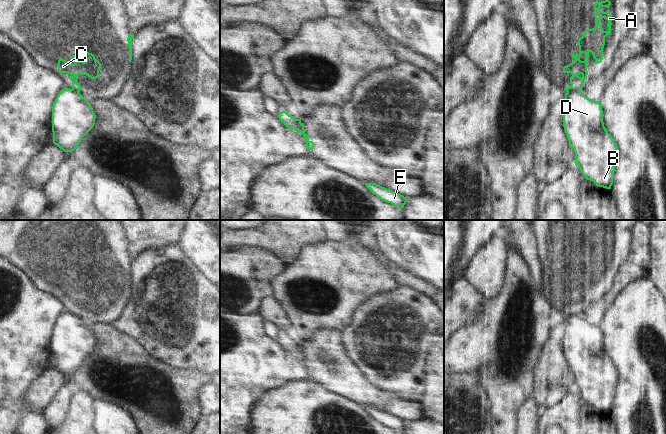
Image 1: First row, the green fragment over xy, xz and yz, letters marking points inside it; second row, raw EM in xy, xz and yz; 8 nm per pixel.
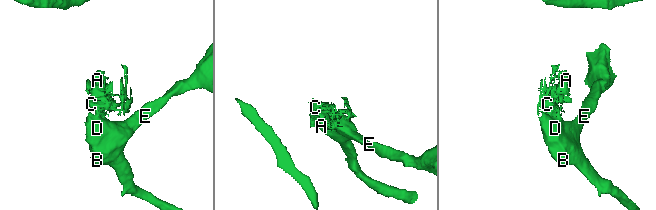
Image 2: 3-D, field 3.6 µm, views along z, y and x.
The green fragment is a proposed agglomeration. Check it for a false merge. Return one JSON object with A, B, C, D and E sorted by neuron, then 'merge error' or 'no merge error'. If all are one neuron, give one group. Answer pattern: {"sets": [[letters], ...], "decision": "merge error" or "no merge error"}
{"sets": [["A", "C"], ["B", "D", "E"]], "decision": "merge error"}

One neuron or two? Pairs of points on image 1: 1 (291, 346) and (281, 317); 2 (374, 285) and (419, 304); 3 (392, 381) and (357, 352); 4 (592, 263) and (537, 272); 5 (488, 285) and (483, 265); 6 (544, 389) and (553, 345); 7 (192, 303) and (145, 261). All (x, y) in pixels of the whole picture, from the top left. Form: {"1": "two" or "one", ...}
{"1": "two", "2": "two", "3": "one", "4": "two", "5": "one", "6": "one", "7": "one"}

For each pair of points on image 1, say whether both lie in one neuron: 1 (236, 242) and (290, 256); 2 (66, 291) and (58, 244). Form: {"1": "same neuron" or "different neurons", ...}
{"1": "same neuron", "2": "same neuron"}

